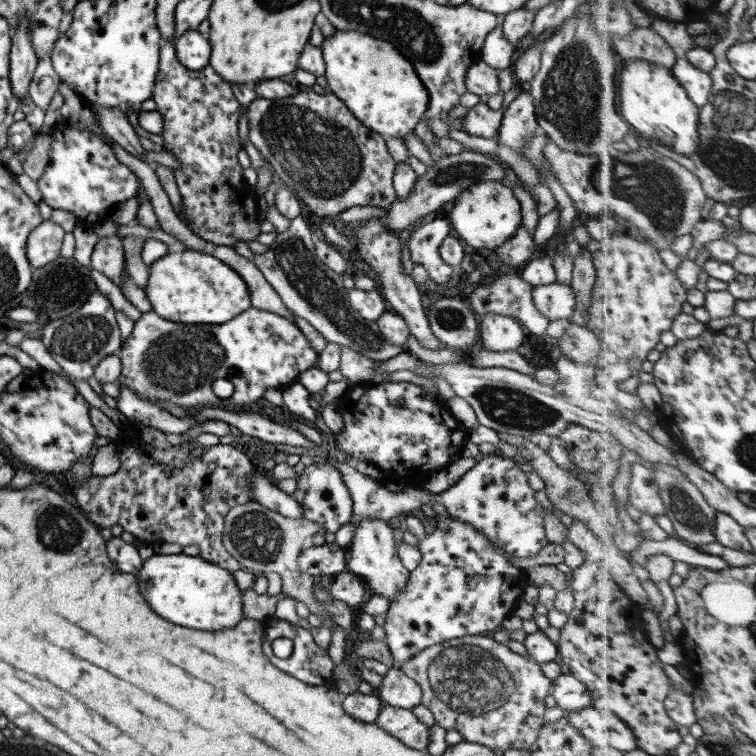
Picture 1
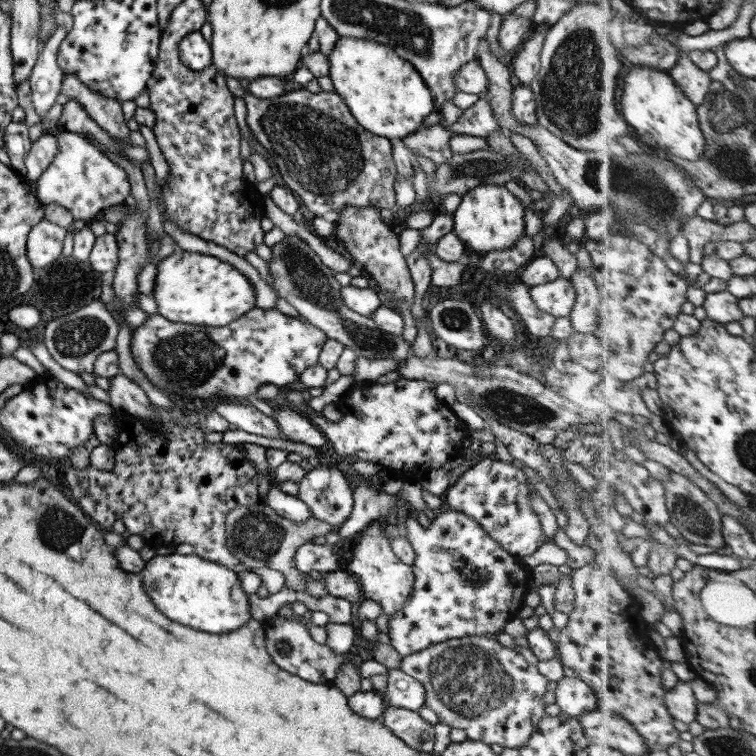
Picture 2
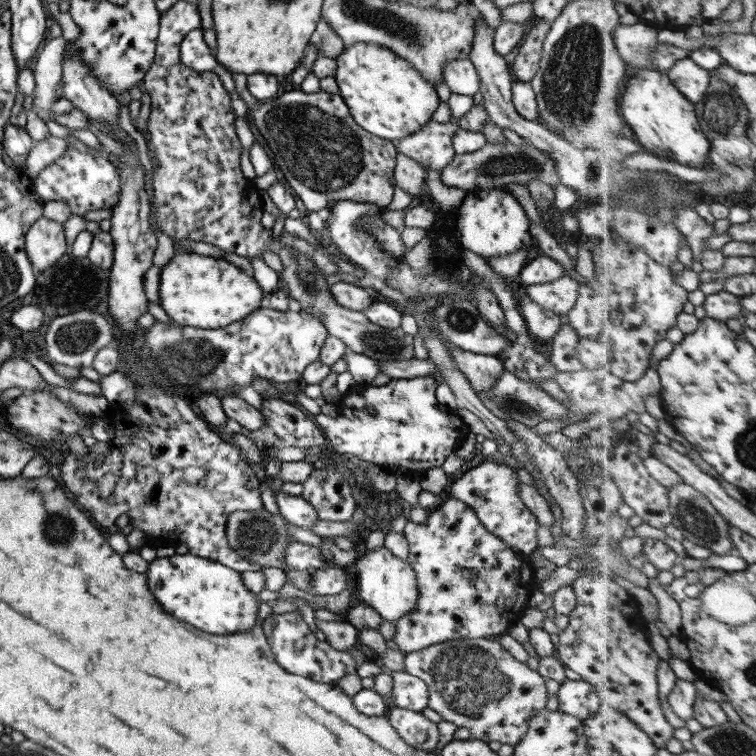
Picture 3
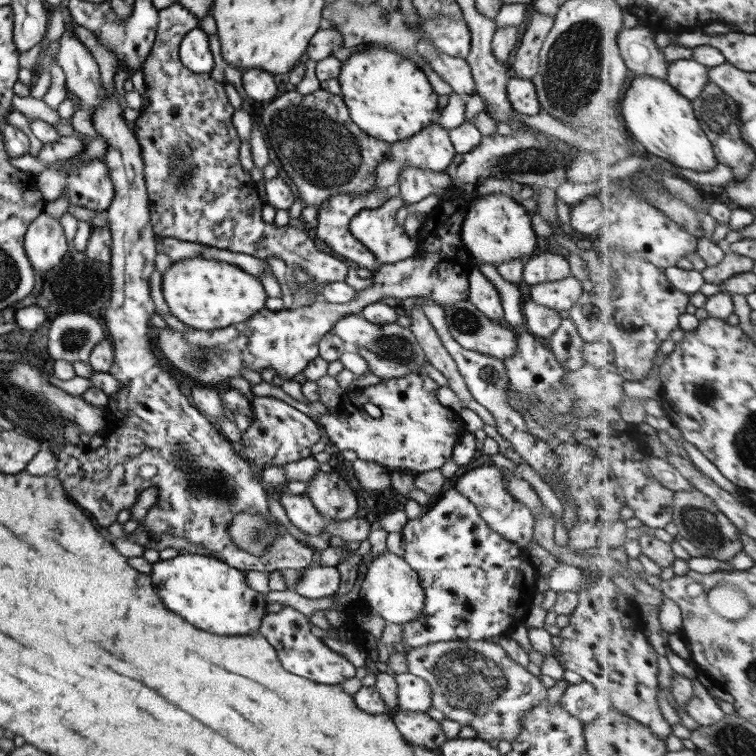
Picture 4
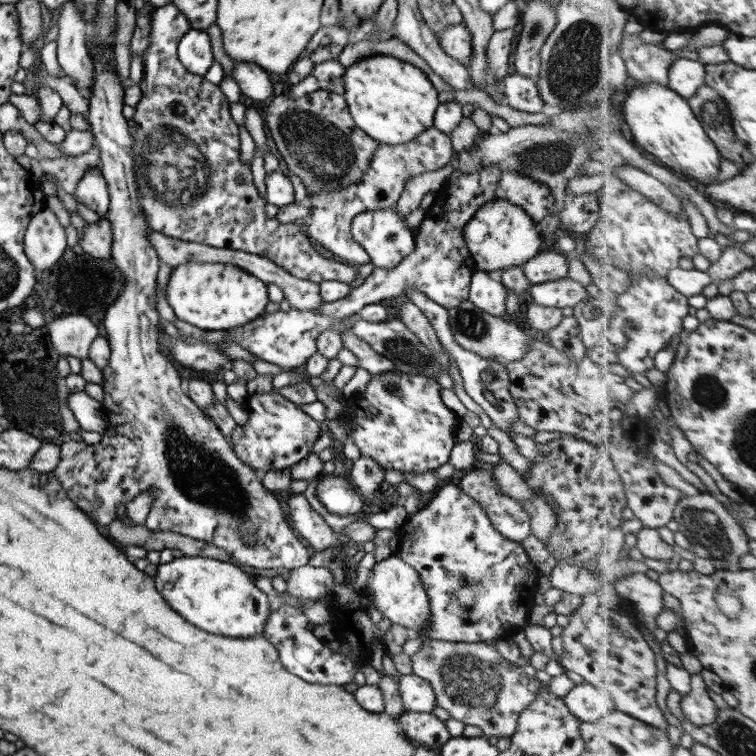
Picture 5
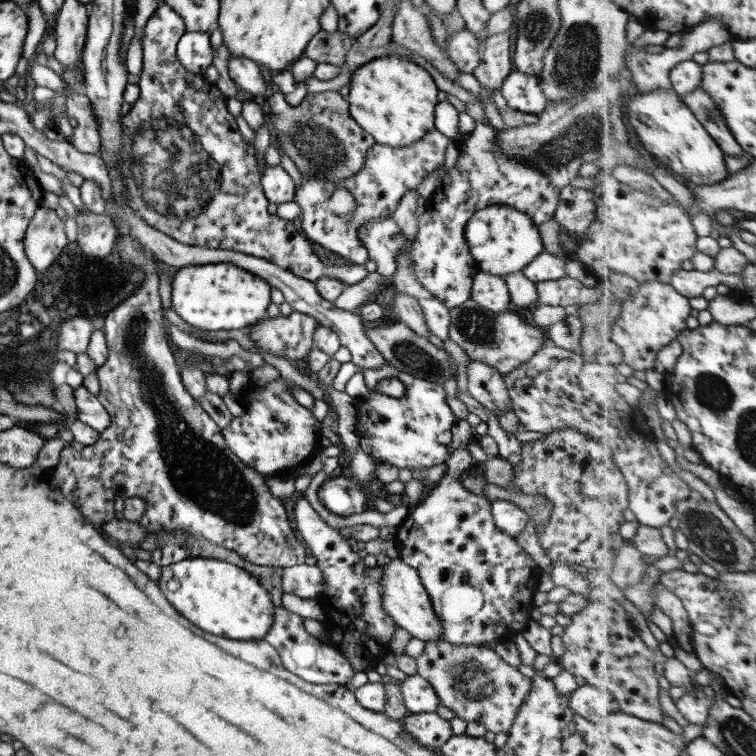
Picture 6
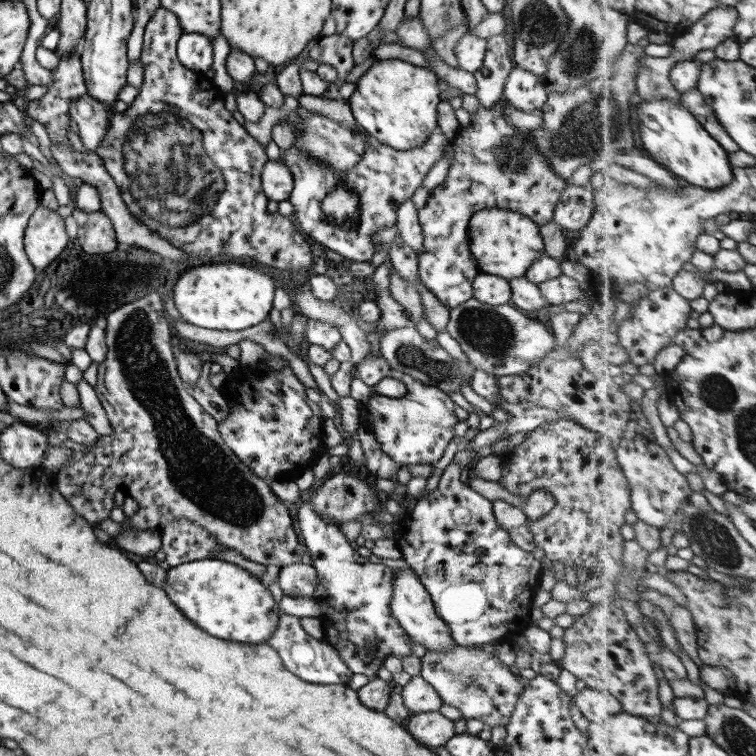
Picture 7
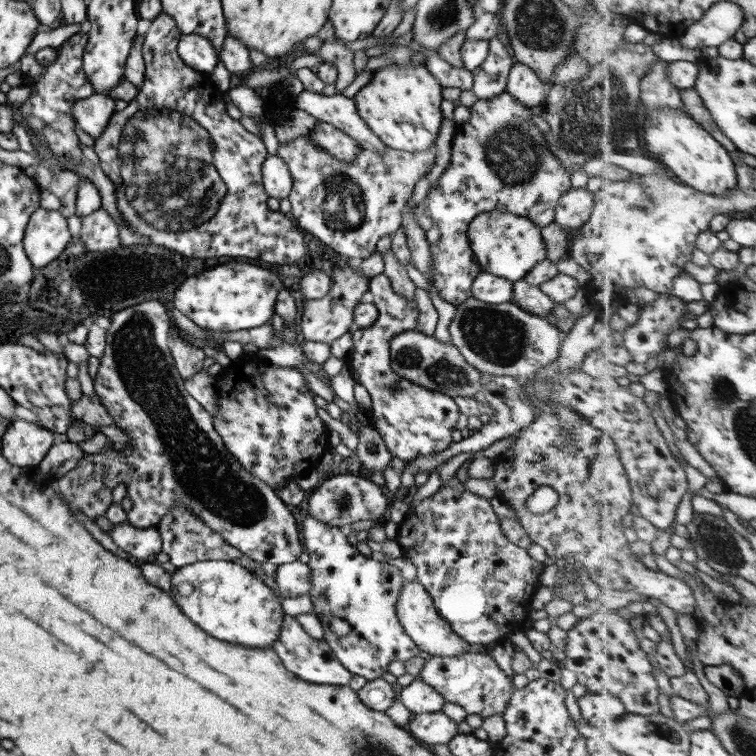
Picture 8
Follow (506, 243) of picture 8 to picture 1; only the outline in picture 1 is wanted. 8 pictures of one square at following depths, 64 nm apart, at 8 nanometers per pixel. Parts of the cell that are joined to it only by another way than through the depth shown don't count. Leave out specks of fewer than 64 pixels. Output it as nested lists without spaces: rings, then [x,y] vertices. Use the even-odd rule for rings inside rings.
[[[483,181],[470,186],[456,200],[450,215],[453,234],[475,249],[493,249],[516,235],[520,224],[525,222],[518,198],[513,190],[500,181]]]

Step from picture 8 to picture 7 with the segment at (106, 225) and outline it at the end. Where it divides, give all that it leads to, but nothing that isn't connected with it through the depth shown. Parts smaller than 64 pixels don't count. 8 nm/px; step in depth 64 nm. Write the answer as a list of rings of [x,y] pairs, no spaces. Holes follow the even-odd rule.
[[[75,208],[72,216],[78,223],[78,244],[84,252],[100,254],[117,249],[114,226],[103,211],[86,213]]]

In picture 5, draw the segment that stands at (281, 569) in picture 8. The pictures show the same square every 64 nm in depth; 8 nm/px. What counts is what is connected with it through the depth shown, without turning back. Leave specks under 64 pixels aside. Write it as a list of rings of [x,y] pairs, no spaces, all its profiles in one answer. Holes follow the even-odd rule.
[[[304,565],[290,570],[287,592],[300,599],[317,601],[331,592],[333,576],[326,567]]]

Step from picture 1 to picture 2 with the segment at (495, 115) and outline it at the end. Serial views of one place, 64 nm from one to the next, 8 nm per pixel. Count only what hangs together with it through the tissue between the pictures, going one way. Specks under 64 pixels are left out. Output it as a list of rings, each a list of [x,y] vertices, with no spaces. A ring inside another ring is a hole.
[[[478,99],[449,129],[442,124],[418,128],[416,132],[405,136],[401,141],[412,153],[423,154],[432,159],[437,166],[446,163],[453,152],[449,140],[454,134],[484,137],[499,128],[497,118],[490,108],[489,102]],[[454,133],[454,134],[453,134]]]

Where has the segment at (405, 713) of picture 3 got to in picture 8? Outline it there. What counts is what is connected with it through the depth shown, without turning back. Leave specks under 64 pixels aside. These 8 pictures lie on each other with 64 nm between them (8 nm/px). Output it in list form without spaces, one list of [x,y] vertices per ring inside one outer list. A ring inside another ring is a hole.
[[[443,711],[413,716],[406,730],[425,746],[447,745],[459,733],[457,723],[448,718]]]

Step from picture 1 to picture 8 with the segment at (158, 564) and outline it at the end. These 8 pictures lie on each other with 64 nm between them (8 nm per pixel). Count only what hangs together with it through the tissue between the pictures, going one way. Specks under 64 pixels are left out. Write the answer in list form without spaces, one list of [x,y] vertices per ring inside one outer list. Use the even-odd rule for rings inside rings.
[[[225,559],[194,562],[177,568],[171,574],[171,583],[169,593],[174,598],[174,602],[194,624],[198,624],[210,636],[218,640],[250,646],[252,649],[272,647],[272,643],[278,640],[286,615],[281,605],[283,598],[264,583],[260,574],[248,570],[245,566]]]

